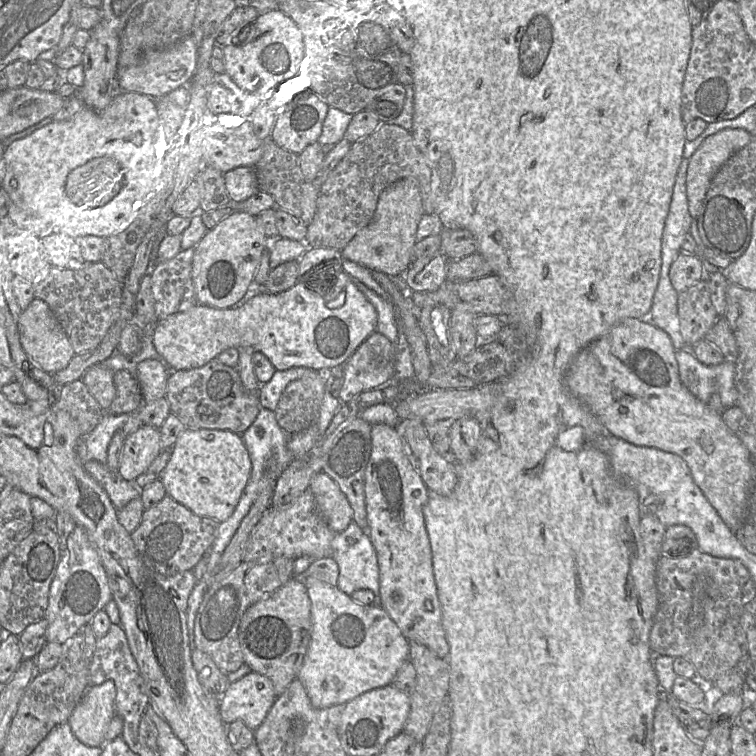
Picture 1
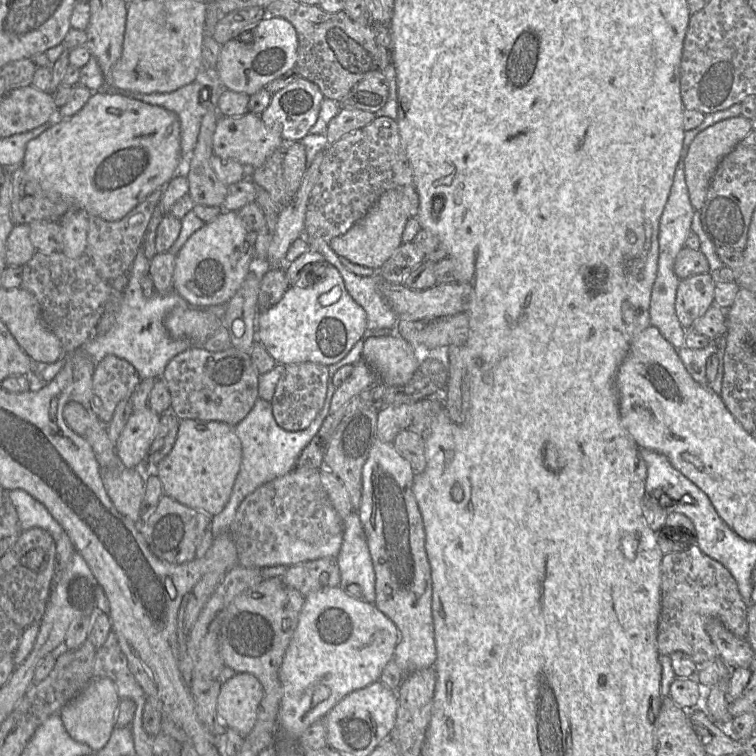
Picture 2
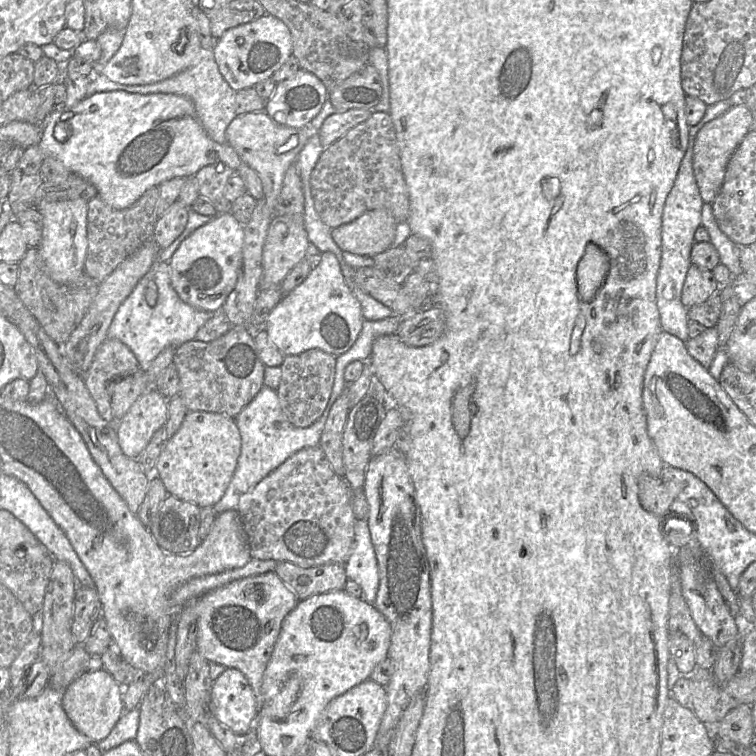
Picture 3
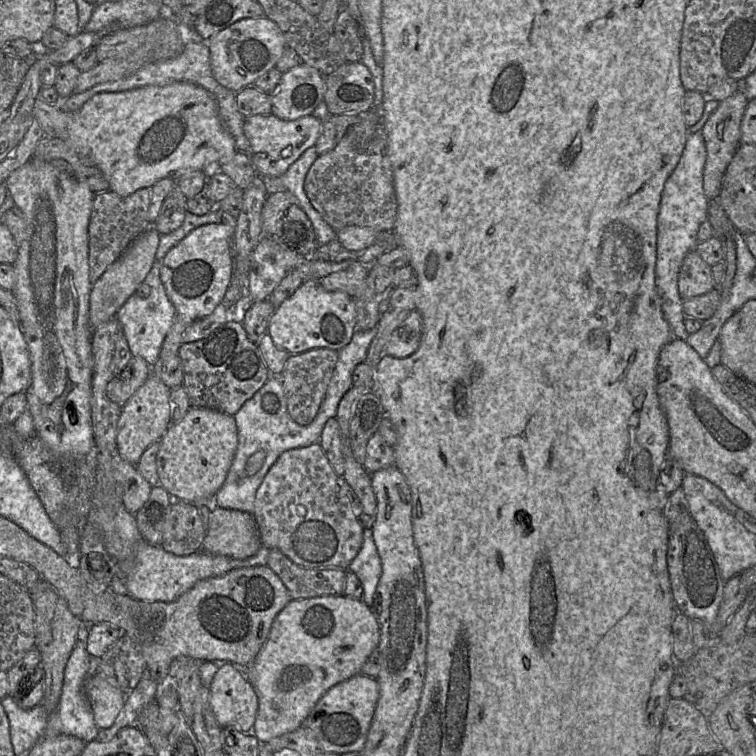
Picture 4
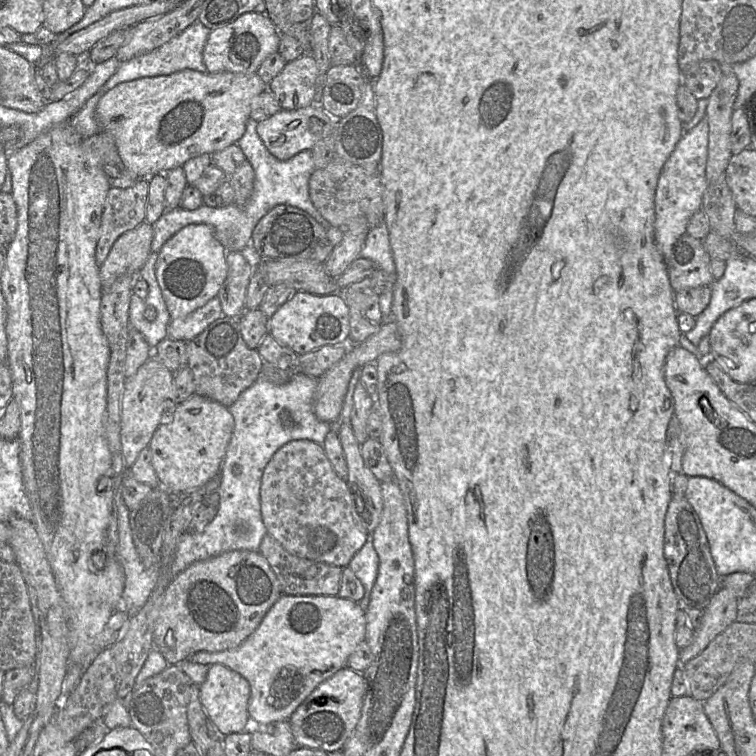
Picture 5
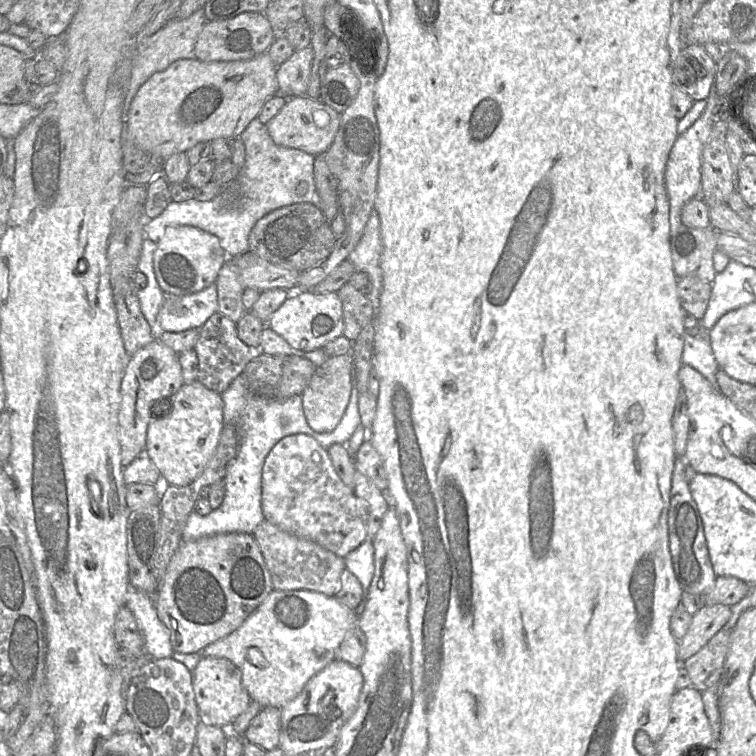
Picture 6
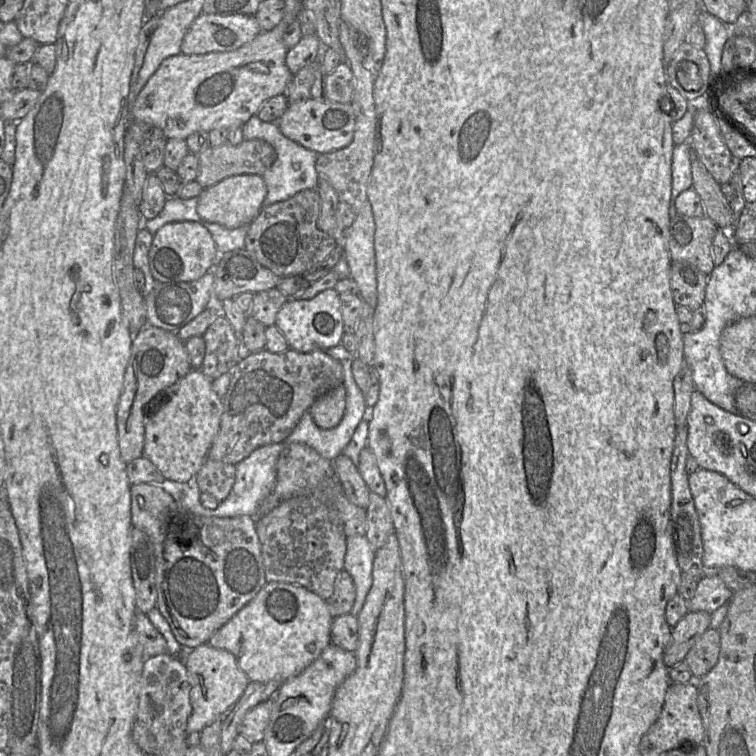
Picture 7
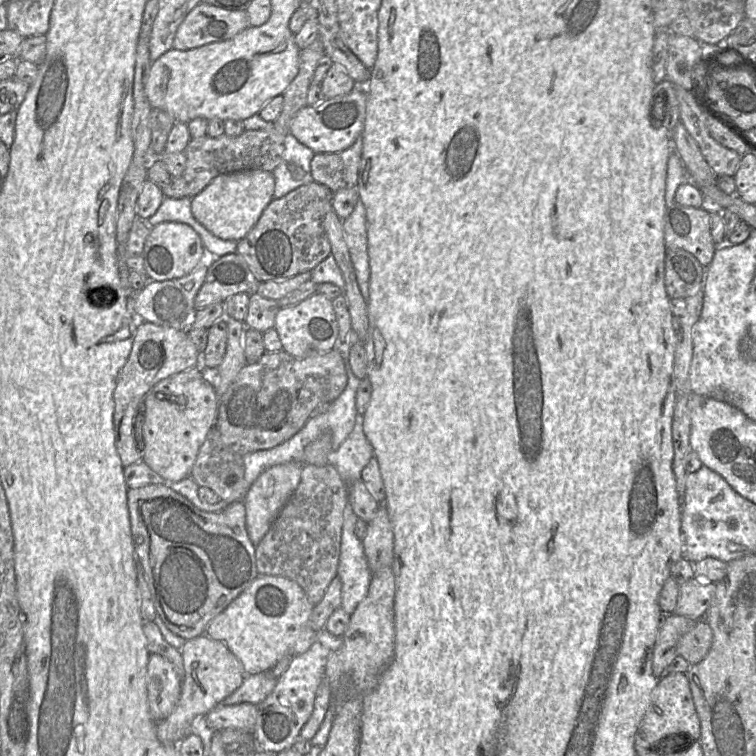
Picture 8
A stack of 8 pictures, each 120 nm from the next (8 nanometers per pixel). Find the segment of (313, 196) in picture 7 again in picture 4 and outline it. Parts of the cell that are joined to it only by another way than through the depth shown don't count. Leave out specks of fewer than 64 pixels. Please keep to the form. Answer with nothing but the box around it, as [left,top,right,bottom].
[261,191,319,257]

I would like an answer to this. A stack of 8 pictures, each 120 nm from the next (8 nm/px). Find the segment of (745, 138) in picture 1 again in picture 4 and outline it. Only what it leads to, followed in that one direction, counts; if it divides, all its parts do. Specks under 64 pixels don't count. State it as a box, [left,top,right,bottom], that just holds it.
[701,92,748,201]

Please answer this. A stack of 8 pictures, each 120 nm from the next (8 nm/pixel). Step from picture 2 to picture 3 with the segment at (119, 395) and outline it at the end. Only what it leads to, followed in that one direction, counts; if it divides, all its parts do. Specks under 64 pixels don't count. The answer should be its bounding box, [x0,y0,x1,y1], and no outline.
[84,338,139,422]

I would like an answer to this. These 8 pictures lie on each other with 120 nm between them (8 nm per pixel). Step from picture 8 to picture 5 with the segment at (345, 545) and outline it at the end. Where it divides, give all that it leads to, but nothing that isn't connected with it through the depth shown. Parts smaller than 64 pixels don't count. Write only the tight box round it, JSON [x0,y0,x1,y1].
[347,532,379,612]

